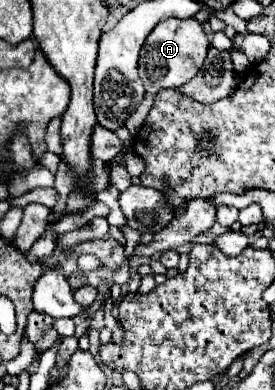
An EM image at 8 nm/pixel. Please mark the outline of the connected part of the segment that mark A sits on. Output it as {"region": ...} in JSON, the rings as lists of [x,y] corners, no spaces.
{"region":[[[168,18],[148,34],[142,52],[140,52],[140,80],[146,88],[146,102],[154,102],[154,96],[162,88],[180,88],[182,84],[190,82],[198,70],[204,64],[206,52],[210,48],[208,36],[204,34],[202,26],[192,18],[192,20],[178,20],[178,18]]]}

